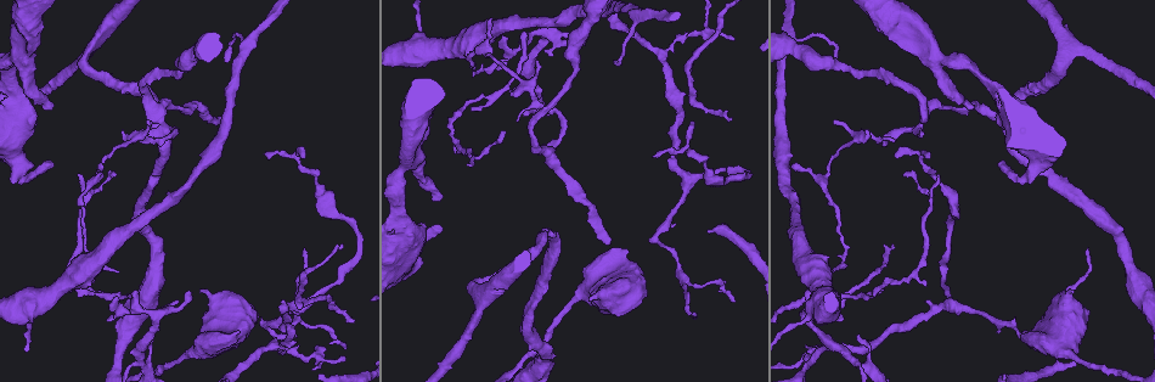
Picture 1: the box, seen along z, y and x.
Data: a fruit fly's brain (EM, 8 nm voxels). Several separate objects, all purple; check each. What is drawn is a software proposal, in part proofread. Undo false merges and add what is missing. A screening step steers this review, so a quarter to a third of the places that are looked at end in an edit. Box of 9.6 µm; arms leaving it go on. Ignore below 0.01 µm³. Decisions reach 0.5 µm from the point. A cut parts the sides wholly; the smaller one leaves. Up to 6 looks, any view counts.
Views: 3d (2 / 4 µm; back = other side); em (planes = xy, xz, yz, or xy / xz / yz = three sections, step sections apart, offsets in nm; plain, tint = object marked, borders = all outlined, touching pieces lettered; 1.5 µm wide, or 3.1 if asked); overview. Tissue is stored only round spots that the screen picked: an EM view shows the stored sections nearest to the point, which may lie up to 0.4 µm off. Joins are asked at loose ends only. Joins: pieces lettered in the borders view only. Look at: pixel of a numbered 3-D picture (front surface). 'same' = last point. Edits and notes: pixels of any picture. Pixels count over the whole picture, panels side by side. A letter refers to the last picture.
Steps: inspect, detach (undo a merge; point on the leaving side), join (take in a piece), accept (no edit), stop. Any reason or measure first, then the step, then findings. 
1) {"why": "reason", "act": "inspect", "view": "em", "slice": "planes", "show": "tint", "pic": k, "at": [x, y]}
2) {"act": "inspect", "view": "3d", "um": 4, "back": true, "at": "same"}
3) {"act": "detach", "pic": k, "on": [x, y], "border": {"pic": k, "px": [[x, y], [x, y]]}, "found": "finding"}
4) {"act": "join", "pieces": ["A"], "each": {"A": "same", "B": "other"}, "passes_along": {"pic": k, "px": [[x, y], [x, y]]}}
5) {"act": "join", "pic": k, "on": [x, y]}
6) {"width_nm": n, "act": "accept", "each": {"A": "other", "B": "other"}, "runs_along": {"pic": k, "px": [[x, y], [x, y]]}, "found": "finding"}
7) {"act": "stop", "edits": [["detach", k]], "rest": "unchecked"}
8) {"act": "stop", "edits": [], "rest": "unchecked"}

{"why": "abrupt turn", "act": "inspect", "view": "3d", "um": 2, "pic": 1, "at": [1019, 180]}

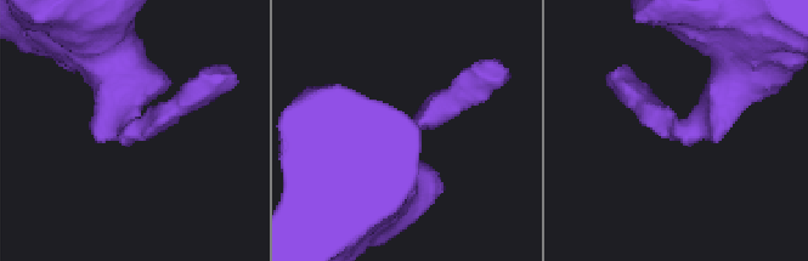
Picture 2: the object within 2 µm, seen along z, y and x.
{"arm_widths_nm": [220, 460], "why": "shape alone is not enough", "act": "inspect", "view": "em", "slice": "yz", "step": 8, "show": "tint", "pic": 2, "at": [149, 129]}

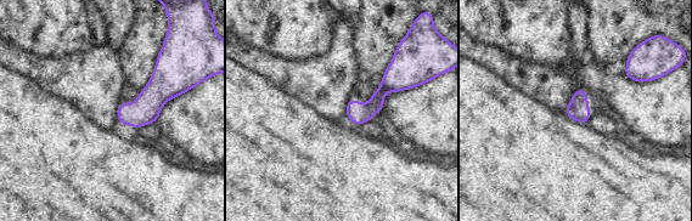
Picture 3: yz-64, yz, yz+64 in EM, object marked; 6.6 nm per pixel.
{"why": "cut it another way", "act": "inspect", "view": "em", "slice": "planes", "show": "borders", "at": "same"}

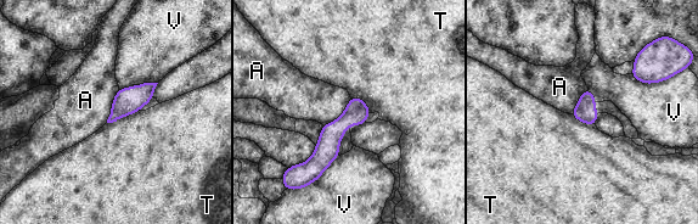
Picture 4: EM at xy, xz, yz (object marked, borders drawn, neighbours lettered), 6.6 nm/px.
{"width_nm": 150, "longest_contact_nm": ["A", 260], "act": "accept", "each": {"A": "other", "T": "other", "V": "other"}, "found": "all the same neuron"}

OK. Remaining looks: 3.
{"why": "free end", "act": "inspect", "view": "3d", "um": 4, "back": true, "pic": 1, "at": [201, 289]}

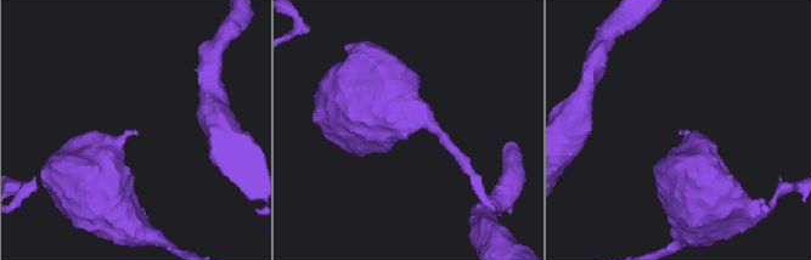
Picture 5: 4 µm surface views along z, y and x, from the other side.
{"why": "need the tissue", "act": "inspect", "view": "em", "slice": "planes", "show": "tint", "pic": 5, "at": [137, 133]}

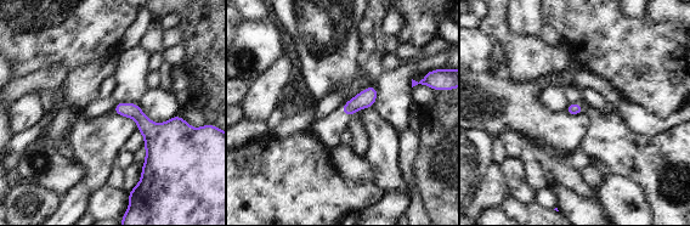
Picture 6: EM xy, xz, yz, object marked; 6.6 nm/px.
{"why": "see the neighbours", "act": "inspect", "view": "em", "slice": "planes", "show": "borders", "at": "same"}

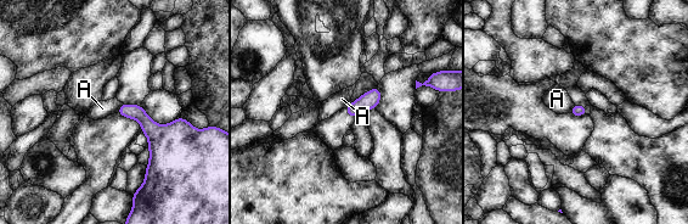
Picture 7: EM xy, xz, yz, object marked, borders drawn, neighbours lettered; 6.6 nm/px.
{"act": "accept", "each": {"A": "other"}, "found": "none of them fits"}

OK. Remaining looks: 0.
{"act": "stop", "edits": [], "rest": "unchecked"}

